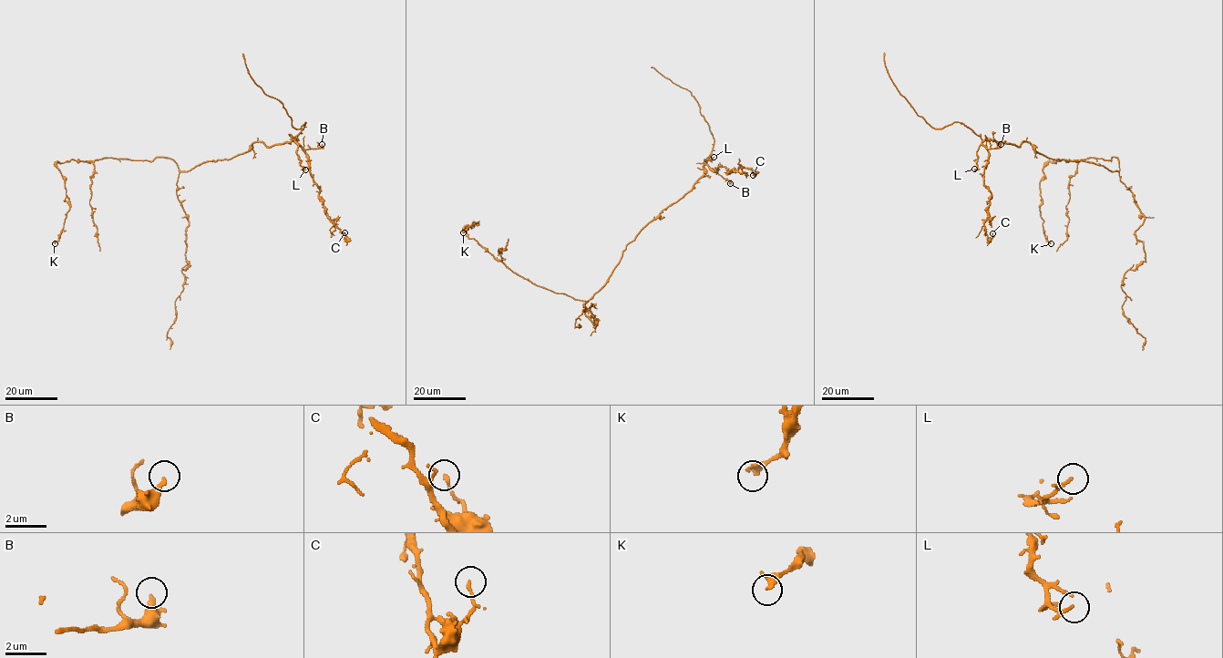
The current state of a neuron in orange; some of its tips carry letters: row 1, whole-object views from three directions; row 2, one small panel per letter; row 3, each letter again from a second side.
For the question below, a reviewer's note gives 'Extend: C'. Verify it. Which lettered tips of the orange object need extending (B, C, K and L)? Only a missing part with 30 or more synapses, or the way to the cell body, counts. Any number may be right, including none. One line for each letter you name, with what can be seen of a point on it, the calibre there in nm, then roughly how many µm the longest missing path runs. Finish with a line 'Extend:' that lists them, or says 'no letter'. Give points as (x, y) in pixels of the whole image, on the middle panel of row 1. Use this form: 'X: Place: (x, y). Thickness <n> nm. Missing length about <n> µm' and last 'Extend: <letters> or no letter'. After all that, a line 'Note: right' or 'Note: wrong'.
Extend: no letter
Note: wrong

